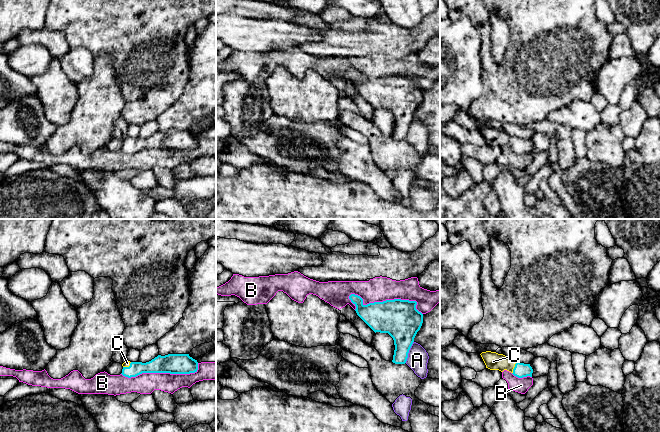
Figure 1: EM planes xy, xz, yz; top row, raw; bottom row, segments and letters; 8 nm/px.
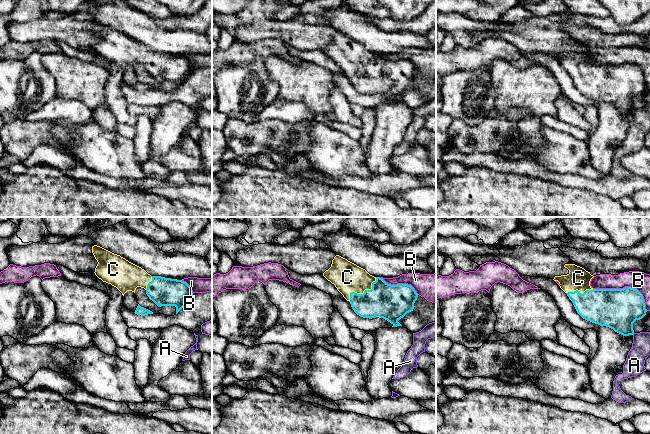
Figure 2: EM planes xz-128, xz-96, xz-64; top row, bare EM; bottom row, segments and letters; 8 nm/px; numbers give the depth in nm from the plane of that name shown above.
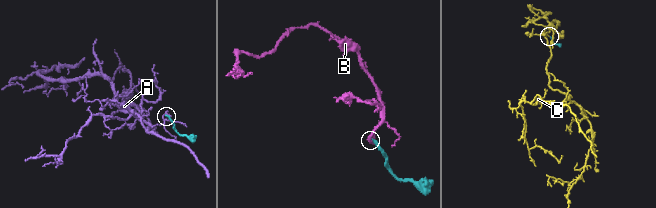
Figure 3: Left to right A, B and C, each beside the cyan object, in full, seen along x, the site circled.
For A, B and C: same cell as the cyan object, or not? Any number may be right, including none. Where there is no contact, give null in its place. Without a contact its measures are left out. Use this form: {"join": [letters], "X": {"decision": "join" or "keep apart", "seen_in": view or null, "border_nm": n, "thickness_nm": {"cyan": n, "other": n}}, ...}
{"join": ["C"], "A": {"decision": "keep apart", "seen_in": "xz", "border_nm": 190, "thickness_nm": {"cyan": 280, "other": 170}}, "B": {"decision": "keep apart", "seen_in": "xz", "border_nm": 600, "thickness_nm": {"cyan": 300, "other": 200}}, "C": {"decision": "join", "seen_in": "yz", "border_nm": 100, "thickness_nm": {"cyan": 120, "other": 140}}}

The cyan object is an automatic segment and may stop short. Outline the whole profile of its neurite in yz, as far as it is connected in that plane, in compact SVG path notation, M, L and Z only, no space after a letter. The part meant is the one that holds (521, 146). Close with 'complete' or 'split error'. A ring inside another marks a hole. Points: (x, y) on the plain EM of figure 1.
M491 127L482 128L480 131L486 141L486 144L490 146L499 146L501 148L507 146L518 154L527 152L532 153L533 145L530 140L516 138L507 134L503 130Z | split error

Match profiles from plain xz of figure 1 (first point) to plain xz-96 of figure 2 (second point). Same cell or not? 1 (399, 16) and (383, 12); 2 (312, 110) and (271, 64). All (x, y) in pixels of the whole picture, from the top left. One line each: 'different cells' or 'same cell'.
1: different cells
2: same cell

